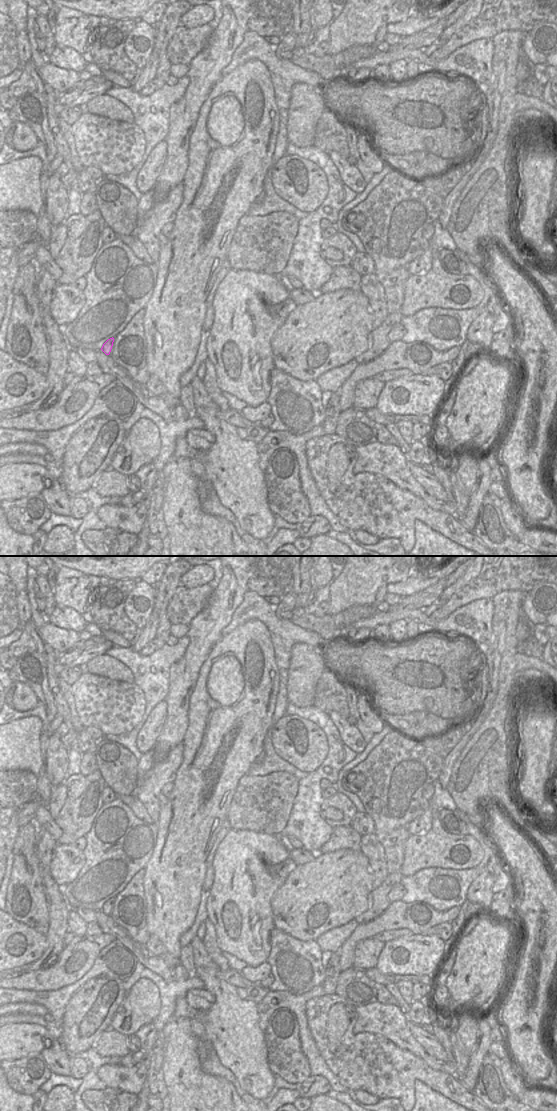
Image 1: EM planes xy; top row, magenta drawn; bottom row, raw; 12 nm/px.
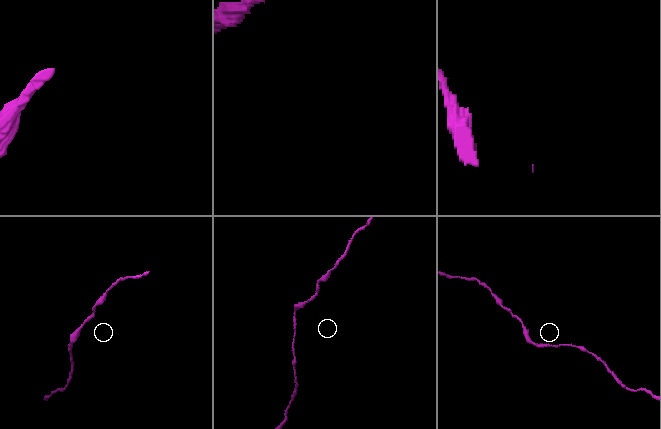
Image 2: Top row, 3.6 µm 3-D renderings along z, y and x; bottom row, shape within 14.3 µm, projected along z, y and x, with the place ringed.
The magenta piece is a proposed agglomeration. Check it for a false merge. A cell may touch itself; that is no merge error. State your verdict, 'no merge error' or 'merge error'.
no merge error

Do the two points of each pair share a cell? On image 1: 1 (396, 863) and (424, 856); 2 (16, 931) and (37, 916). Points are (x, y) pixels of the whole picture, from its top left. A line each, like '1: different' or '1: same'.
1: different
2: different

